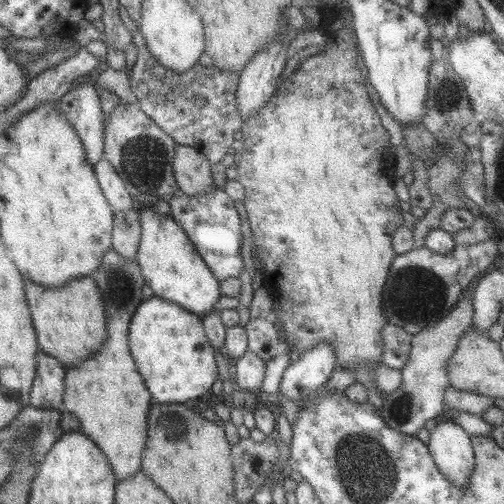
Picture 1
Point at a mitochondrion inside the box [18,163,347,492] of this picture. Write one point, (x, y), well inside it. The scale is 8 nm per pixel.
(120, 288)

